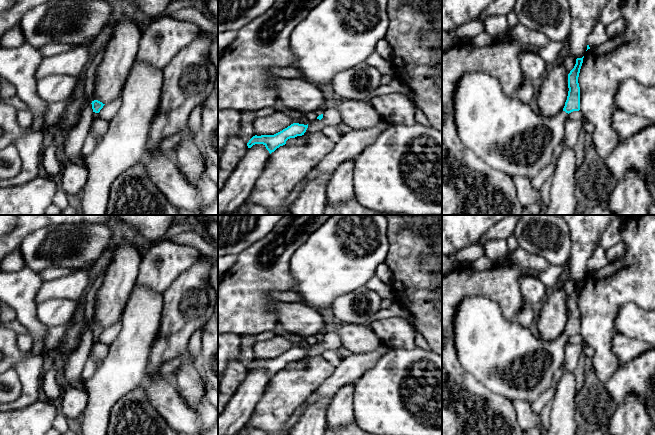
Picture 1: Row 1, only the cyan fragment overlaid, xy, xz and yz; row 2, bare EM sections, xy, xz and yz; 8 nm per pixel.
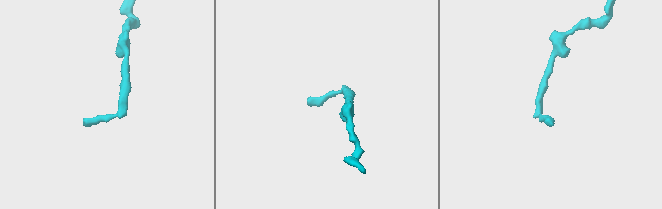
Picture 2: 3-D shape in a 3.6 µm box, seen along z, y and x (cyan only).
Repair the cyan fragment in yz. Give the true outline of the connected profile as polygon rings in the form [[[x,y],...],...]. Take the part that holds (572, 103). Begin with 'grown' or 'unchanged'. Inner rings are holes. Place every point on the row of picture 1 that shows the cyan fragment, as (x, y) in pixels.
grown; [[[577,58],[574,68],[568,74],[568,96],[563,110],[552,118],[544,118],[535,112],[530,104],[525,104],[516,97],[509,97],[503,91],[500,82],[482,72],[469,72],[457,83],[454,92],[454,116],[458,136],[463,145],[490,167],[509,176],[534,178],[546,166],[554,162],[553,151],[563,141],[564,124],[568,114],[580,110],[580,87],[578,77],[583,58]]]

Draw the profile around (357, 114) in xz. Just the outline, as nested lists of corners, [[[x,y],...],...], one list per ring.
[[[342,100],[337,106],[342,123],[351,129],[372,128],[382,121],[375,108],[364,100]]]

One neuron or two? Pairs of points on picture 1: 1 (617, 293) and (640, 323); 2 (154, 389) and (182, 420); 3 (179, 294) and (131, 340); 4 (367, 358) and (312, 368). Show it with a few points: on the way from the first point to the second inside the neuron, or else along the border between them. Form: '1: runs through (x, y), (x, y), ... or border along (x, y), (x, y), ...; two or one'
1: border along (644, 308), (625, 303), (618, 311), (614, 325); two
2: runs through (162, 397), (176, 412); one
3: border along (163, 294), (160, 325), (156, 334); two
4: border along (335, 367), (334, 371), (320, 385); two

